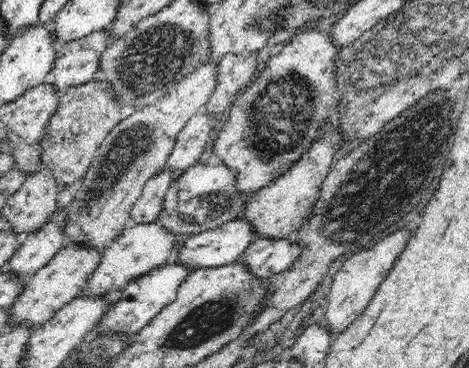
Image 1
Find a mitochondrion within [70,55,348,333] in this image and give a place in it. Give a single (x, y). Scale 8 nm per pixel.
(278, 122)

